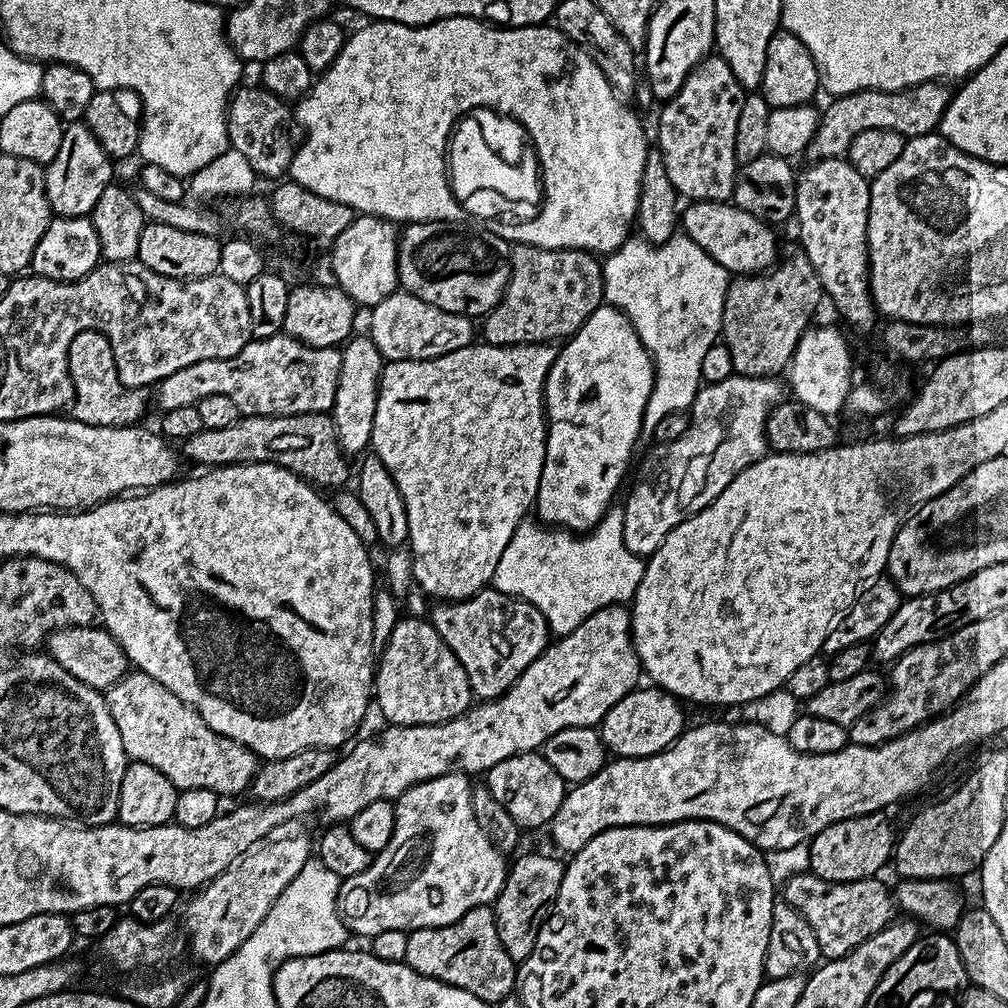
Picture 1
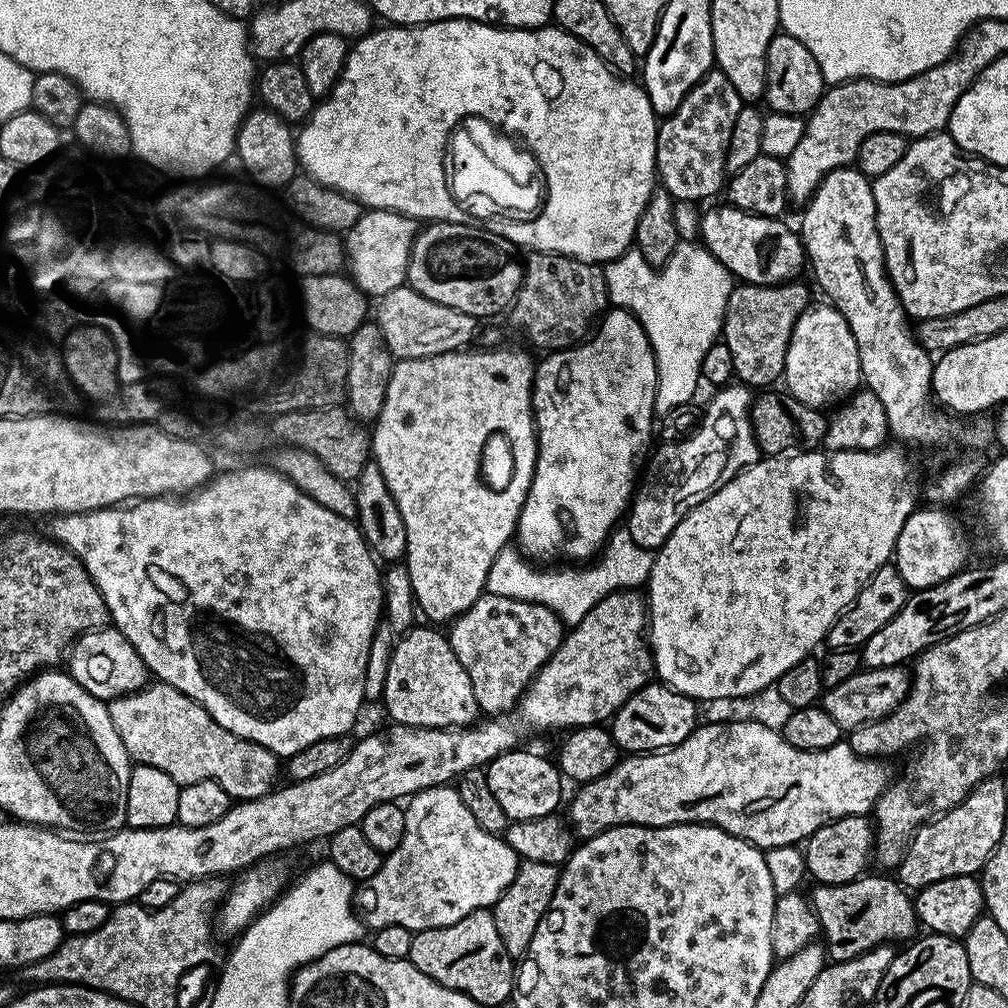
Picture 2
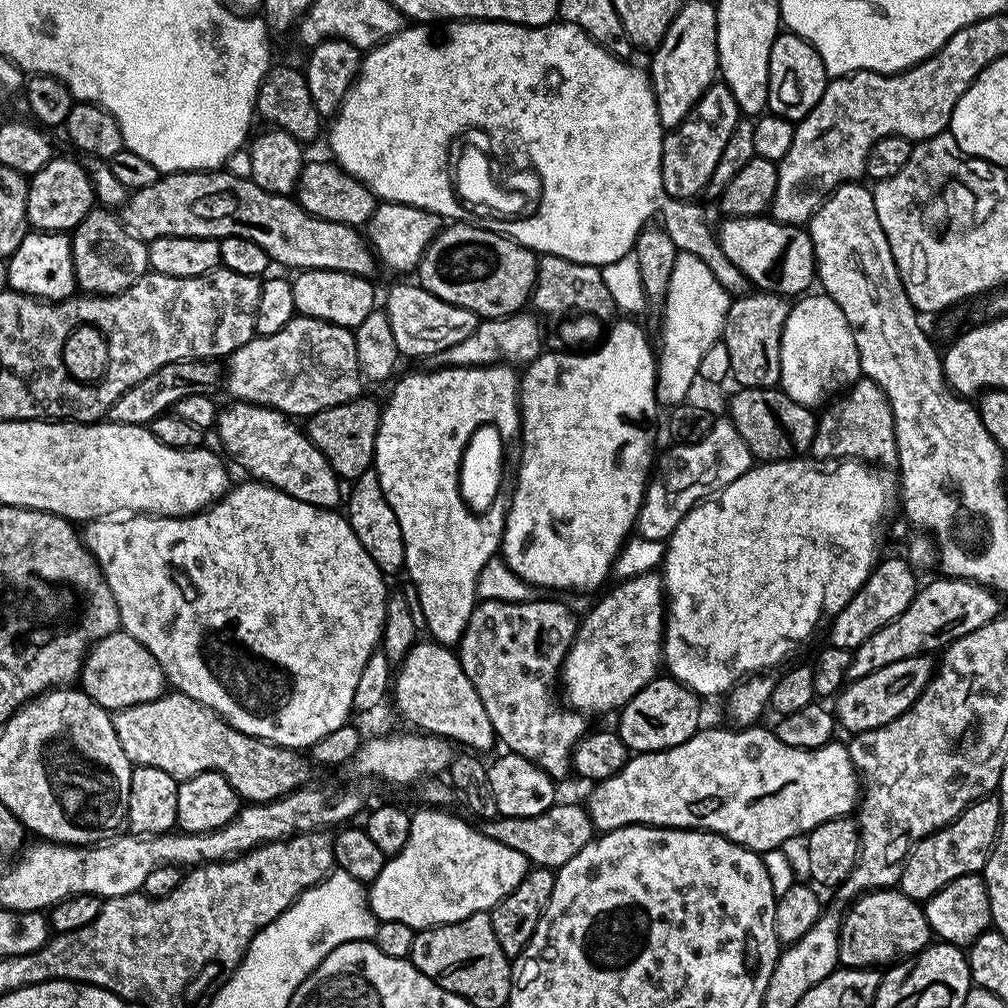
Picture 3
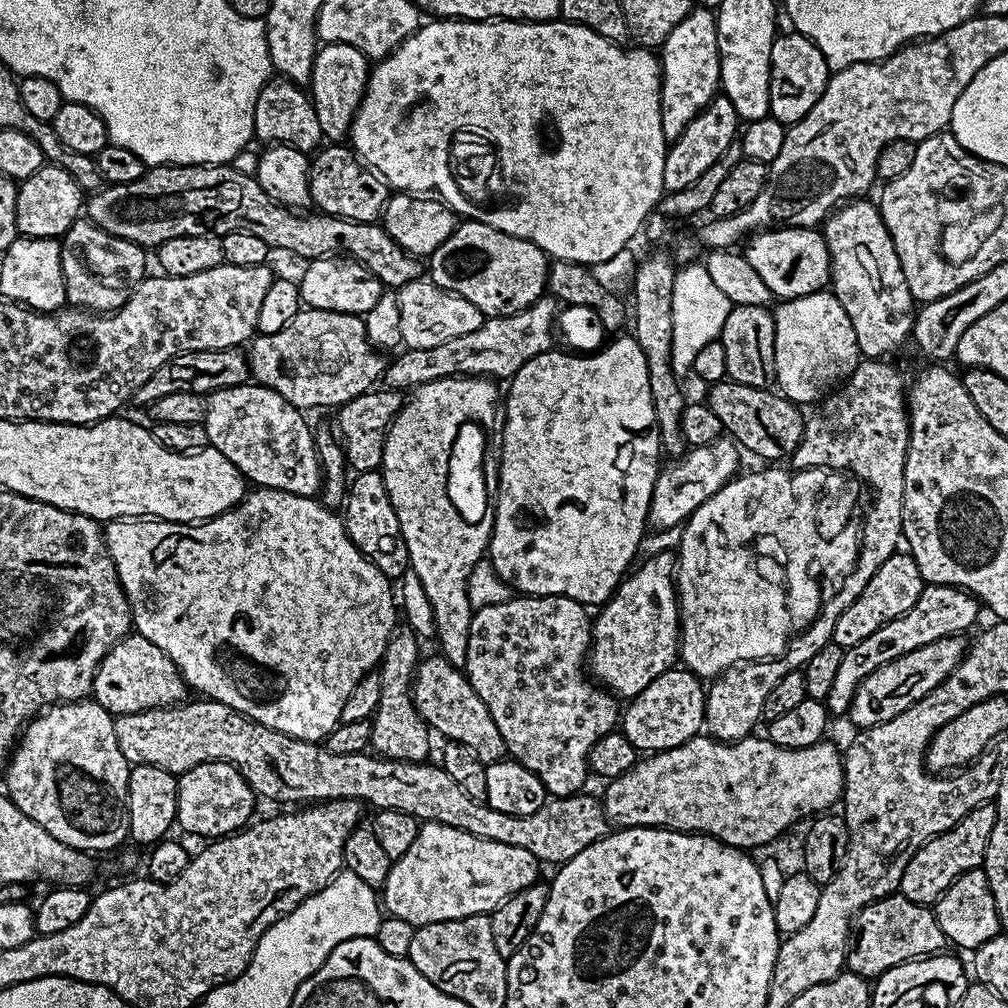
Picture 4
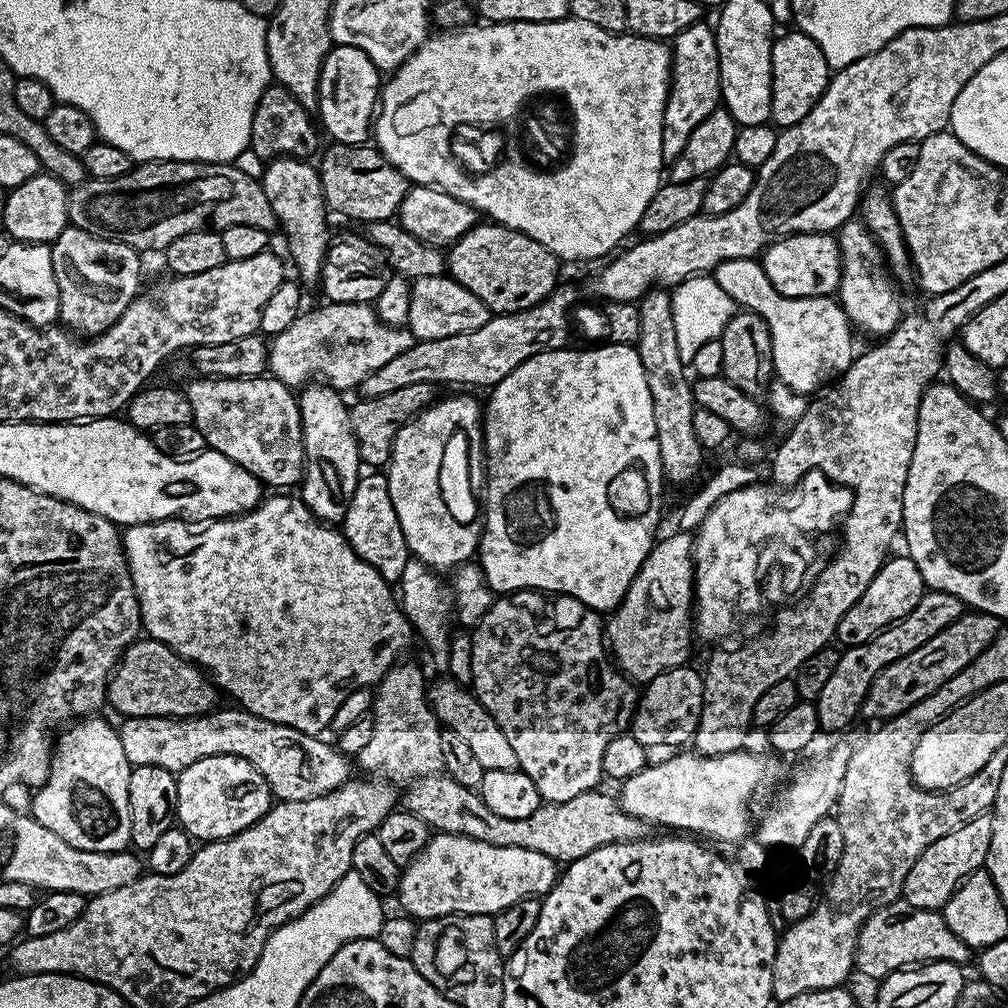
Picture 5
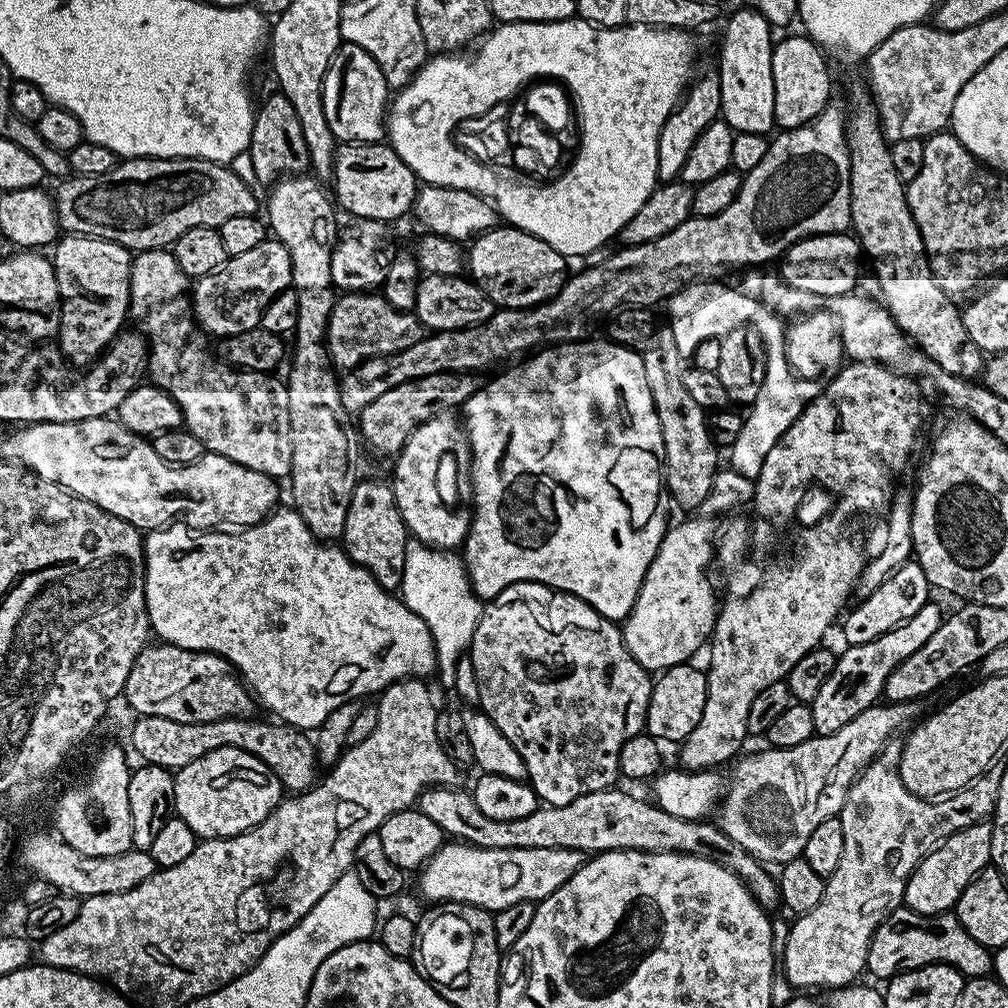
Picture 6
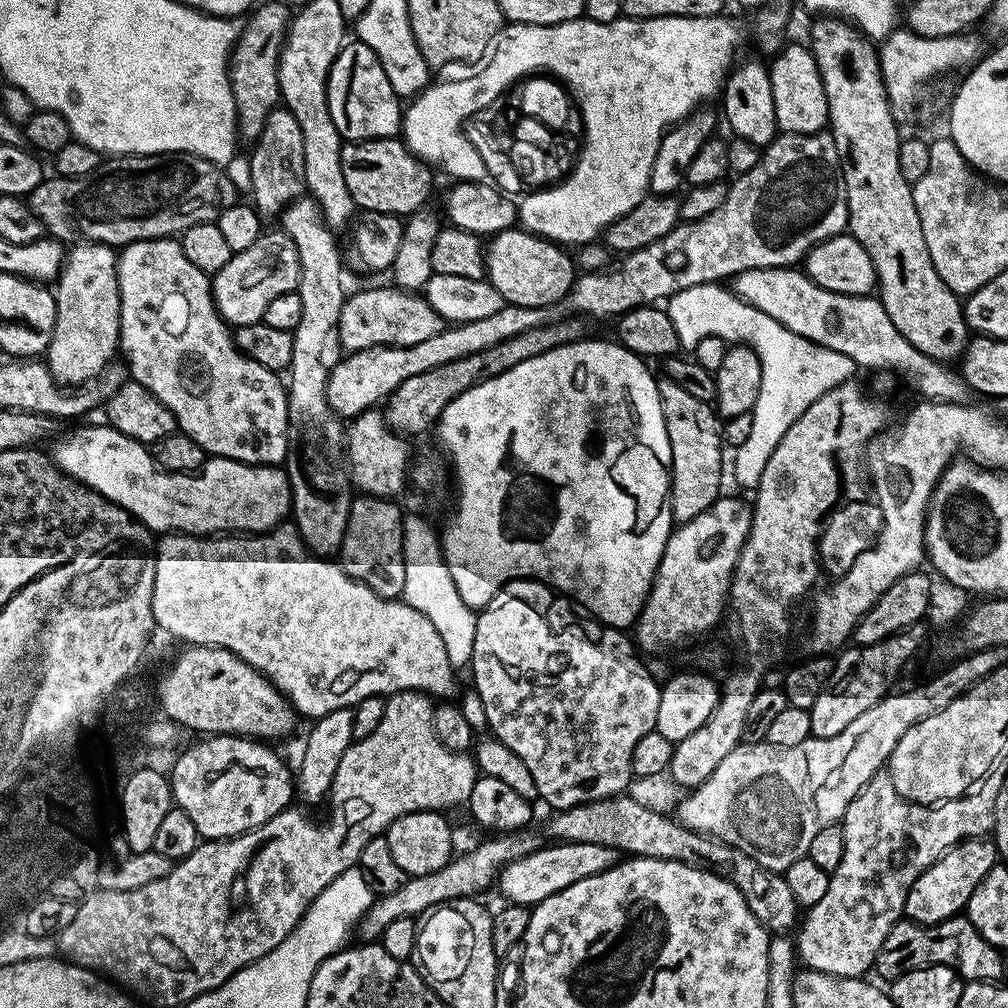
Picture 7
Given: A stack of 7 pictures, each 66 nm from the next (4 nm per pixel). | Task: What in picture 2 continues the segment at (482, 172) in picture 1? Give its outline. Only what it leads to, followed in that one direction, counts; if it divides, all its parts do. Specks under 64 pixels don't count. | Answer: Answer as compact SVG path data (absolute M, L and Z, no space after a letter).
M464 112L464 116L456 116L456 120L448 124L448 132L444 132L444 148L440 148L440 152L446 156L446 160L450 160L450 174L456 176L454 184L458 196L484 192L502 206L528 208L528 224L536 224L536 220L544 216L544 208L548 208L548 196L552 196L552 188L548 188L548 172L544 172L544 164L534 158L534 172L528 180L524 182L510 180L504 172L500 172L500 166L483 152L482 146L478 146L478 139L472 138L467 144L466 141L458 138L458 129L469 122L475 122L479 116L481 116L480 112Z

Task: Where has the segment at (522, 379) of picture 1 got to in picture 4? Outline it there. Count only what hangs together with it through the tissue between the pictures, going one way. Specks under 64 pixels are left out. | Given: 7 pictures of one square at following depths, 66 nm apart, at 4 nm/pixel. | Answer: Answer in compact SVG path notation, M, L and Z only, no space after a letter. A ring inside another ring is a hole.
M451 376L434 382L426 382L405 399L400 413L392 419L388 437L384 440L382 475L386 494L398 514L402 526L402 538L406 542L410 570L422 582L430 610L434 614L434 640L440 643L439 655L455 668L463 669L466 662L466 646L470 646L470 622L474 611L468 597L468 579L479 560L485 559L488 539L492 536L493 497L484 485L484 472L480 468L468 468L459 472L452 468L452 452L464 452L472 444L472 424L492 424L498 420L498 405L502 392L491 379L483 376ZM472 508L473 516L467 520L460 512Z

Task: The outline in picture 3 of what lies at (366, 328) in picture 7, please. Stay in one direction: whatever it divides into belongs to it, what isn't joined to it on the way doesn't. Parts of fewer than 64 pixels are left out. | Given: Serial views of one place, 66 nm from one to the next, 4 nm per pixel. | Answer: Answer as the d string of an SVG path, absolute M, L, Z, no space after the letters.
M299 314L286 322L286 326L278 330L278 334L253 336L250 342L246 342L246 346L234 350L226 360L224 386L227 386L233 401L244 400L247 404L261 404L263 408L277 408L289 418L307 418L330 406L355 400L361 395L360 384L362 385L362 377L356 361L355 331Z

